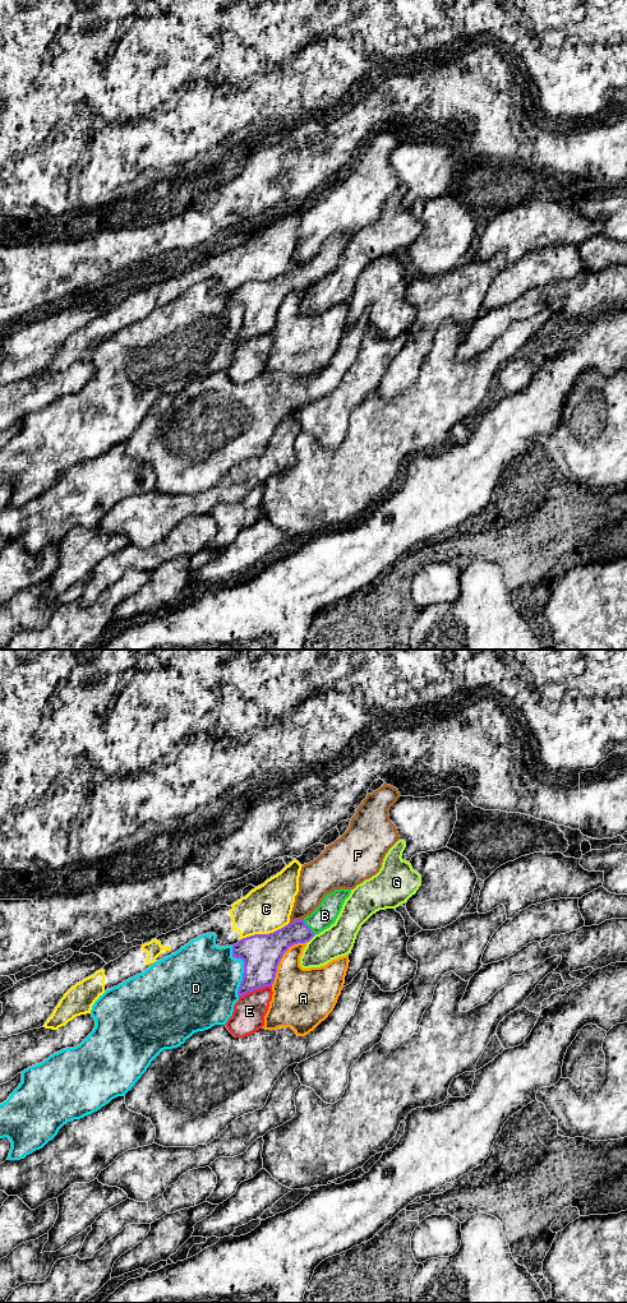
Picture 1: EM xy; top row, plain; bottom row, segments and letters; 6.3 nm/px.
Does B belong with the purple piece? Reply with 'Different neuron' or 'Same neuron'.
Same neuron

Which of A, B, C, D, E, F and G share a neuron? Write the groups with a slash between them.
A / B / C / D / E / F / G

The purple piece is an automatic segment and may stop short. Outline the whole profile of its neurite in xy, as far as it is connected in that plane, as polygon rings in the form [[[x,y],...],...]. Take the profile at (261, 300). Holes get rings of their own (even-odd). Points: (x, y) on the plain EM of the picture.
[[[351,236],[327,240],[319,253],[308,263],[289,269],[269,281],[254,281],[232,292],[232,304],[244,308],[243,327],[238,342],[271,333],[283,300],[294,291],[309,288],[315,281],[335,271]]]

